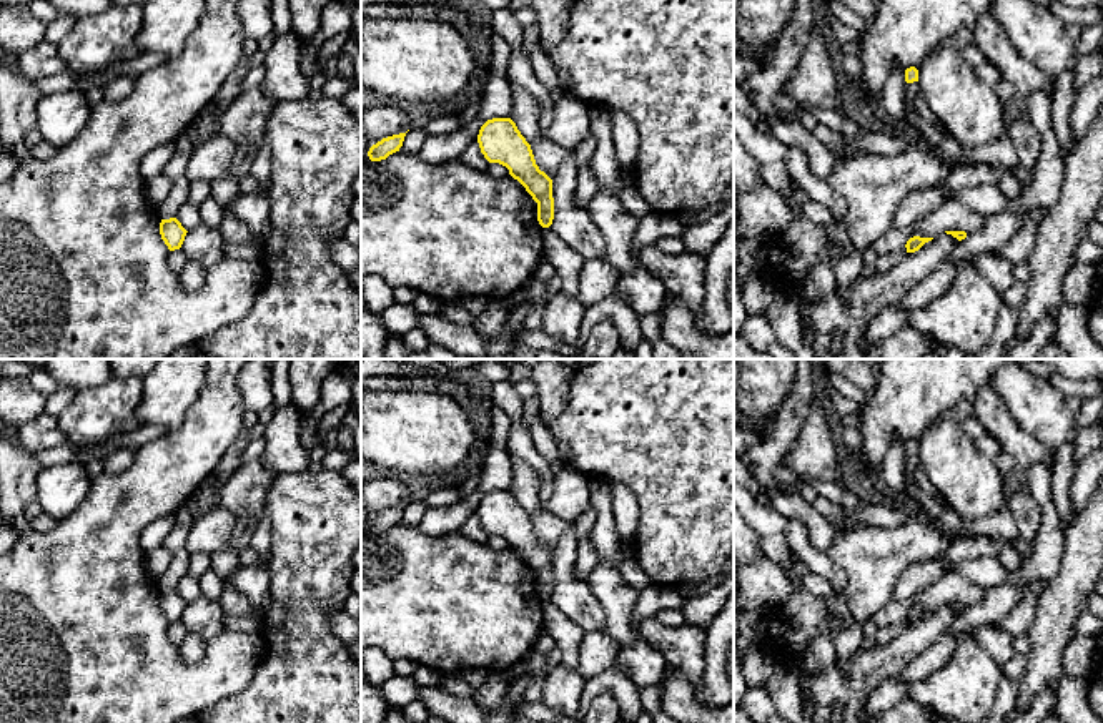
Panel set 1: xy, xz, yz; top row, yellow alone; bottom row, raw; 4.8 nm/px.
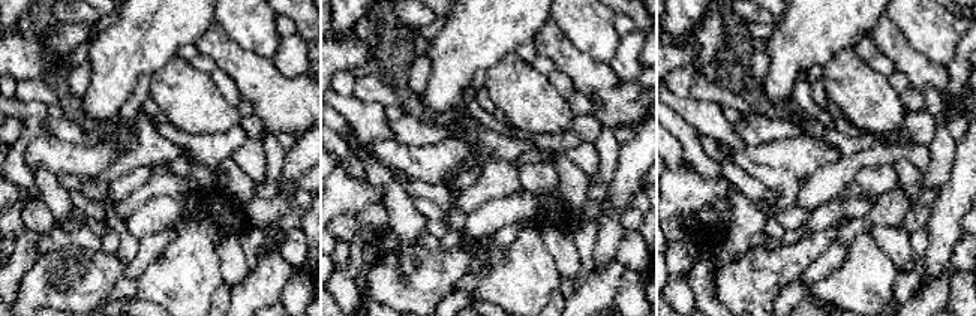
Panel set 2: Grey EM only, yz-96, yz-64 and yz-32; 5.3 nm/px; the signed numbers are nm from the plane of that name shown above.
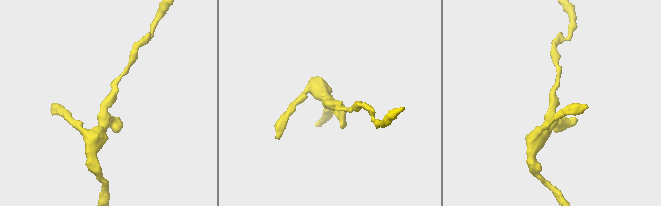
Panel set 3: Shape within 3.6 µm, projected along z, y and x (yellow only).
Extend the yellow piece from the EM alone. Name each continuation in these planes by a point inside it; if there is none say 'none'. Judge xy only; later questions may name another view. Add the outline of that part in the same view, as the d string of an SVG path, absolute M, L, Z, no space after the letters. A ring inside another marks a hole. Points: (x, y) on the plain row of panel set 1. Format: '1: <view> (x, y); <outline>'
none

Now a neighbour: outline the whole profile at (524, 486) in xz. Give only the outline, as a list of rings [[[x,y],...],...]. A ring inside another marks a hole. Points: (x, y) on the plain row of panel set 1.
[[[511,457],[512,484],[511,492],[516,495],[521,507],[529,517],[544,510],[539,499],[539,477],[534,469],[521,457]]]

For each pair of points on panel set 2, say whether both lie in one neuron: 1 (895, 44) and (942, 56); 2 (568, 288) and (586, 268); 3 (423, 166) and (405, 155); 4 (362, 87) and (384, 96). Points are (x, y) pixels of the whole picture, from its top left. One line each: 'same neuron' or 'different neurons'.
1: different neurons
2: same neuron
3: same neuron
4: same neuron

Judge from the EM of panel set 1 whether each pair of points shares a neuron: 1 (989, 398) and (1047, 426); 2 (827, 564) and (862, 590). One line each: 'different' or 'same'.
1: different
2: different

